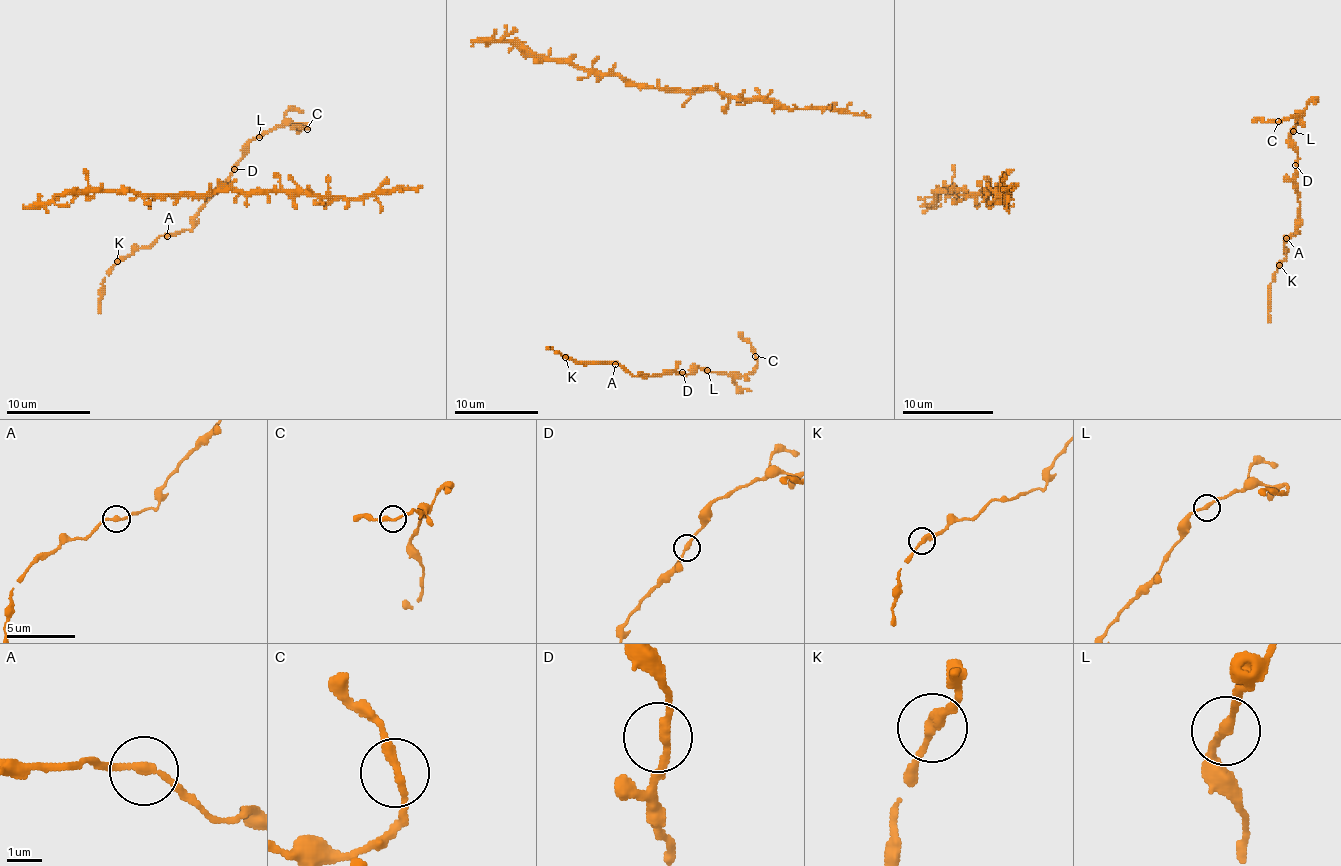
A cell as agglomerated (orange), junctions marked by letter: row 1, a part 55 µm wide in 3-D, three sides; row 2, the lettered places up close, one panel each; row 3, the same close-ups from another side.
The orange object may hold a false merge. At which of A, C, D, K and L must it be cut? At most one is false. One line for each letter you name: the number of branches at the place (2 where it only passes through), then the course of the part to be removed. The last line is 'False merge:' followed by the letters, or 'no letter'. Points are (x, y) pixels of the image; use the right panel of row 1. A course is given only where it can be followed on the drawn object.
False merge: no letter

